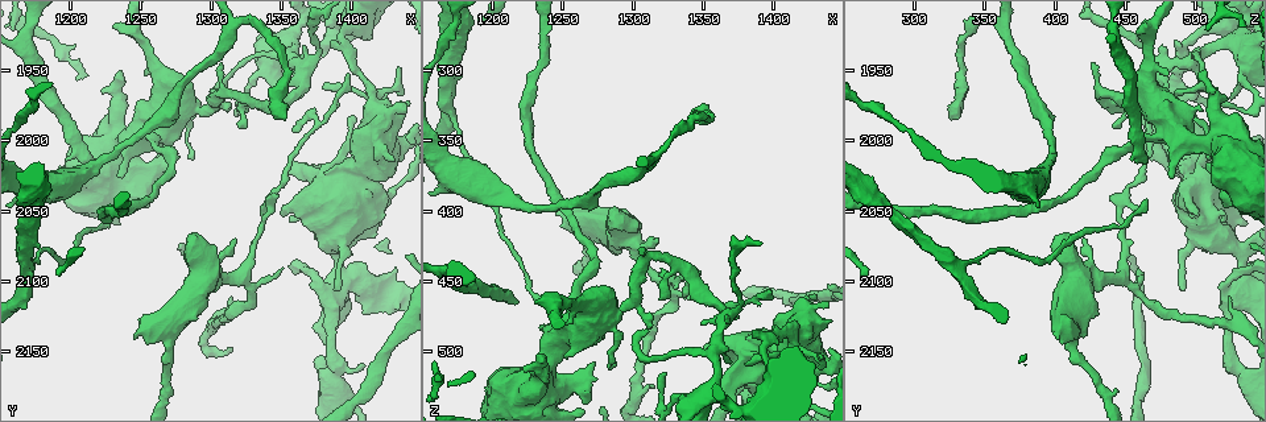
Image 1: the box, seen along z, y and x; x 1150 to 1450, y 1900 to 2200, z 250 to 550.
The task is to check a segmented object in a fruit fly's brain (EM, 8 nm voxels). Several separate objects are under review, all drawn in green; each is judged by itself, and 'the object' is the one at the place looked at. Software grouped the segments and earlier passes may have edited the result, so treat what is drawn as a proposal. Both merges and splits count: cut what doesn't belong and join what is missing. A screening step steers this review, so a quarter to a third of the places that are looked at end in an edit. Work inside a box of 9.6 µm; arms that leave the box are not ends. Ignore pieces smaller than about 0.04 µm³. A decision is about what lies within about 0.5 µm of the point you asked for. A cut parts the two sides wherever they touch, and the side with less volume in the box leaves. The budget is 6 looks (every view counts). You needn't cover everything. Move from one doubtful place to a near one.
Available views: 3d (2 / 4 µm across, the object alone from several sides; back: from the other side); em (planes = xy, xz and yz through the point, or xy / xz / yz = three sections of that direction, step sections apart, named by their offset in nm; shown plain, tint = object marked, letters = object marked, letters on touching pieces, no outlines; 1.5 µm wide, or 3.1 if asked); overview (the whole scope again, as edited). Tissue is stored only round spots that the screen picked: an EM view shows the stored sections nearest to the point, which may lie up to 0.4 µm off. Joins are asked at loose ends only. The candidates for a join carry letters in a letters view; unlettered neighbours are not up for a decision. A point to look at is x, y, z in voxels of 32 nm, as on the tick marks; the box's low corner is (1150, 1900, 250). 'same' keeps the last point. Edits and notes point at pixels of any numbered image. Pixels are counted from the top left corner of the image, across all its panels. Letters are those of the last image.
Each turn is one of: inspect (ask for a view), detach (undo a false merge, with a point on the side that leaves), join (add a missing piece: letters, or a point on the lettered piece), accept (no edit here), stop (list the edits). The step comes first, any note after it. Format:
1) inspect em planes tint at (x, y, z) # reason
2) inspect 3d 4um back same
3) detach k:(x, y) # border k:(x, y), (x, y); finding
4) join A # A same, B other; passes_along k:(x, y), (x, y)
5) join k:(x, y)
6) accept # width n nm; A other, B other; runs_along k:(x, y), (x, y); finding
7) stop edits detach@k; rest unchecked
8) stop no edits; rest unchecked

inspect 3d 4um at (1222, 1968, 512) # thick end

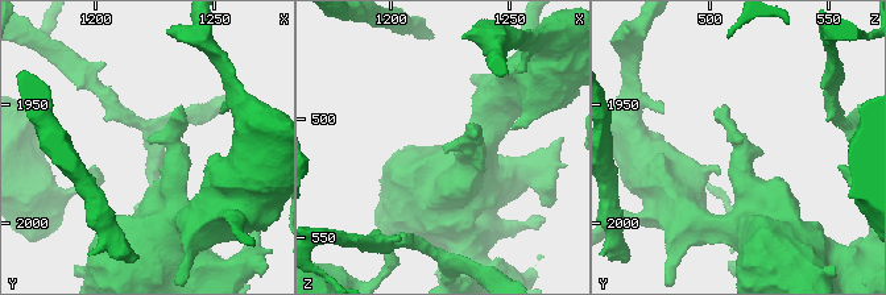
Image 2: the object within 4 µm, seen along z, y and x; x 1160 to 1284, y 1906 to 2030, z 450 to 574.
inspect em planes letters at (1222, 1966, 512) # now the EM

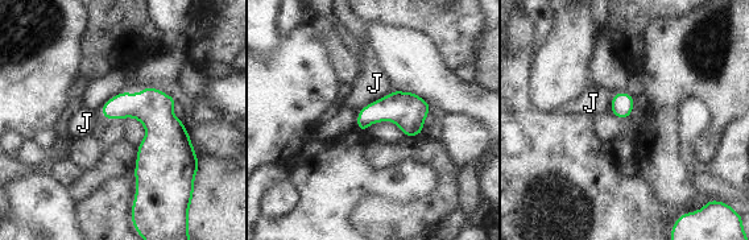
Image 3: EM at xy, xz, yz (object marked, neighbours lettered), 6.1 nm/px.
accept # J other; border 3:(396, 89), (360, 108); no lettered piece goes on from it

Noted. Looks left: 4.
inspect em xz step 4 tint at (1314, 2112, 524) # thin end

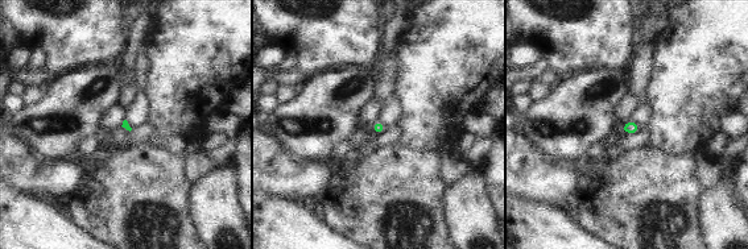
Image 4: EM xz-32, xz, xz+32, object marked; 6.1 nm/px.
inspect em planes letters same

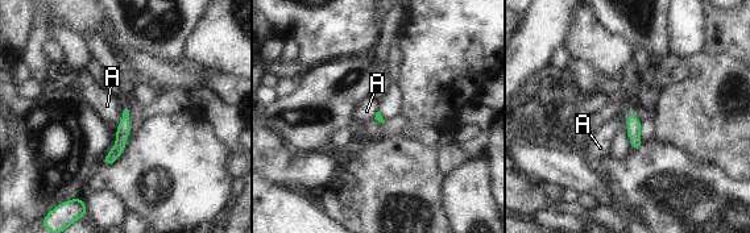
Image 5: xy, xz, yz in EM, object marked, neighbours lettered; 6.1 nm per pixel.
accept # A other; no lettered piece goes on from it

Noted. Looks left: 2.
inspect 3d 4um back at (1352, 1986, 324) # an open end

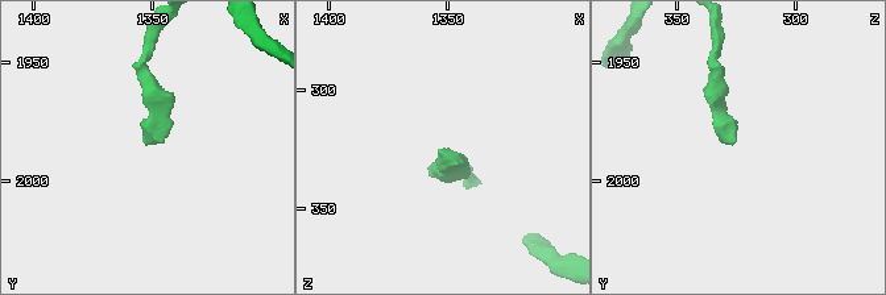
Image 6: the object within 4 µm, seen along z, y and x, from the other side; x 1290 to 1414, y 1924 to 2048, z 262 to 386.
inspect em planes letters at (1353, 1985, 325)

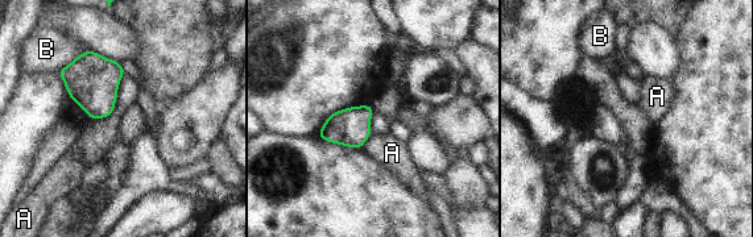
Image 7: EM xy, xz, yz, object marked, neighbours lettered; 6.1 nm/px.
accept # A other, B other; border 7:(372, 133), (361, 149); no lettered piece goes on from it

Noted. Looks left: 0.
stop no edits; rest unchecked

